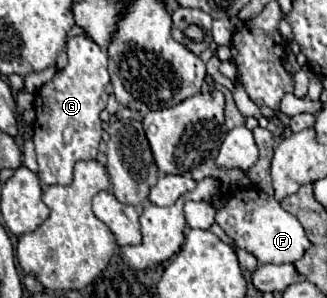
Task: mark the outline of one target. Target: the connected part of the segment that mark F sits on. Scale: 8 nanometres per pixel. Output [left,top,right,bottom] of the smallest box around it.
[216,189,310,265]

